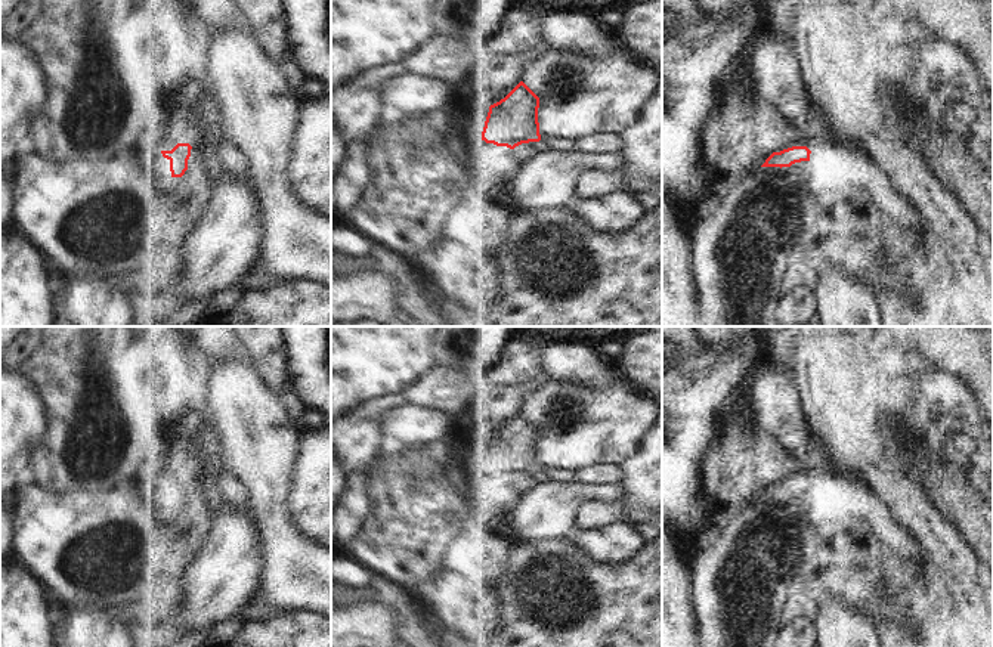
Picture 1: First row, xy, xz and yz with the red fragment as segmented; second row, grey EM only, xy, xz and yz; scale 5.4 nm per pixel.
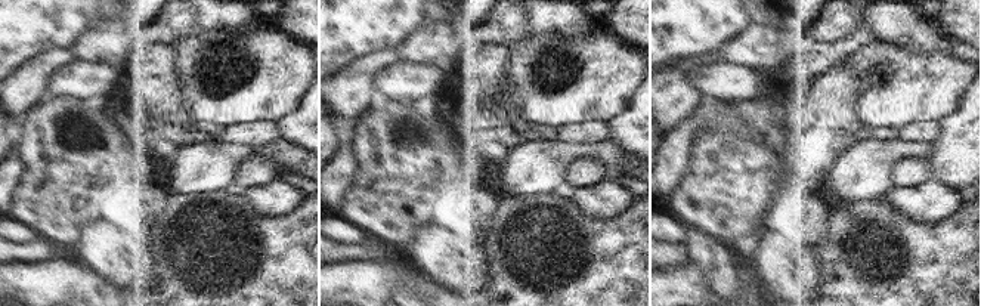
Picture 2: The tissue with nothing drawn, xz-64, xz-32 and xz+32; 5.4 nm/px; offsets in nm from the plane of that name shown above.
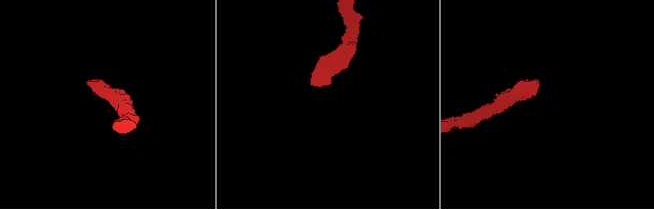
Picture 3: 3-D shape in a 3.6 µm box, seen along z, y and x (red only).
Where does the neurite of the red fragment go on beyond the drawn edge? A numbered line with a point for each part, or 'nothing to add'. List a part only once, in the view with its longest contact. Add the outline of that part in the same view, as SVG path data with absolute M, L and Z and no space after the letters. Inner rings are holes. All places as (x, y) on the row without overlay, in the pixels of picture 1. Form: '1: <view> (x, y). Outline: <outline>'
1: xz (486, 489). Outline: M479 471L467 480L465 495L467 501L479 502L488 511L496 504L513 510L519 501L514 480L486 474L485 471Z

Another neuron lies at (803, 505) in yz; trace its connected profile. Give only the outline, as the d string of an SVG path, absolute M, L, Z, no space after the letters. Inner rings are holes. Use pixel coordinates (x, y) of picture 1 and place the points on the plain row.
M810 492L795 493L791 498L755 498L749 501L745 507L739 508L736 513L745 508L754 508L758 514L770 513L773 508L785 508L798 517L802 524L810 529L810 535L814 539L829 539L836 544L836 538L829 532L826 524L819 518L819 511L814 498Z

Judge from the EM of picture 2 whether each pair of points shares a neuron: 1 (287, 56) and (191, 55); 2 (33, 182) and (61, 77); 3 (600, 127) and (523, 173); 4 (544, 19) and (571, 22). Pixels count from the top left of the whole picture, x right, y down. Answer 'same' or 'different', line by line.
1: same
2: different
3: different
4: same

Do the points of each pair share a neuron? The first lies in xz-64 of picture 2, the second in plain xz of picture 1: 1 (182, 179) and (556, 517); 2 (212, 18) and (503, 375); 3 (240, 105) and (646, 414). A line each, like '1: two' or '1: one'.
1: one
2: two
3: one

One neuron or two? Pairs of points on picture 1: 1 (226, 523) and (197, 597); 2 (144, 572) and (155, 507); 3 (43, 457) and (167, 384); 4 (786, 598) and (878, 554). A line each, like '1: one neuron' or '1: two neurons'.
1: one neuron
2: one neuron
3: one neuron
4: one neuron

